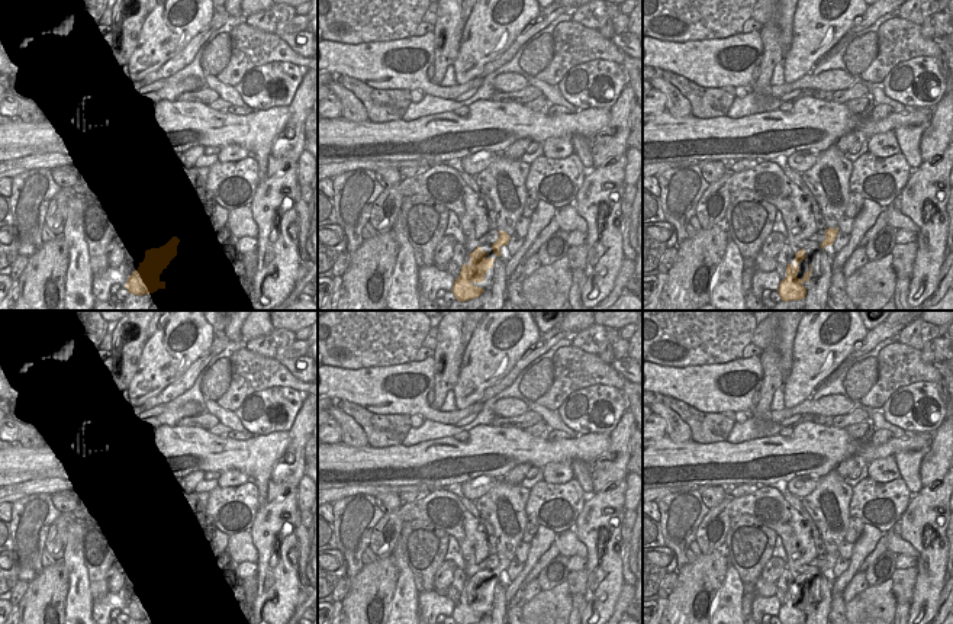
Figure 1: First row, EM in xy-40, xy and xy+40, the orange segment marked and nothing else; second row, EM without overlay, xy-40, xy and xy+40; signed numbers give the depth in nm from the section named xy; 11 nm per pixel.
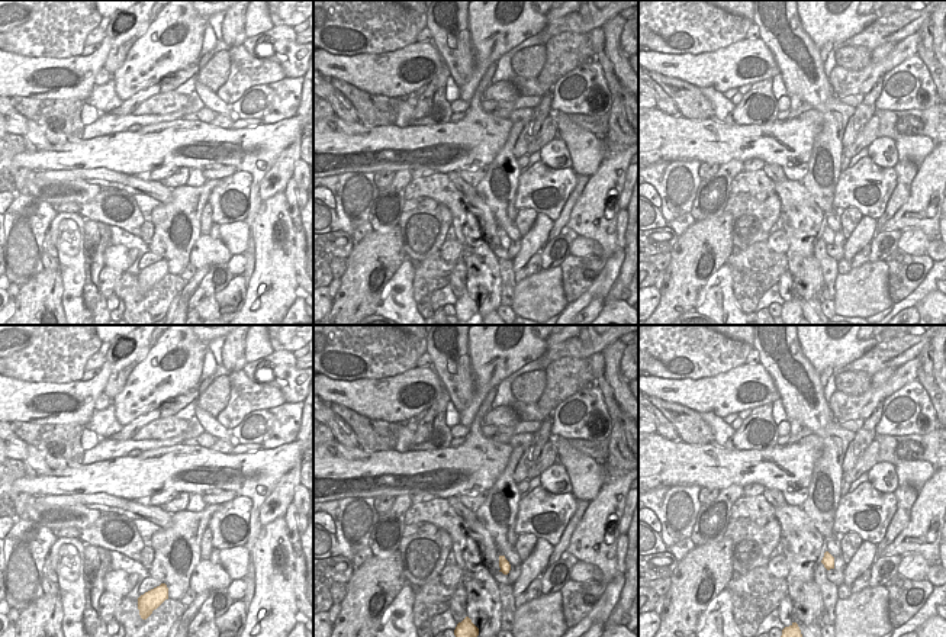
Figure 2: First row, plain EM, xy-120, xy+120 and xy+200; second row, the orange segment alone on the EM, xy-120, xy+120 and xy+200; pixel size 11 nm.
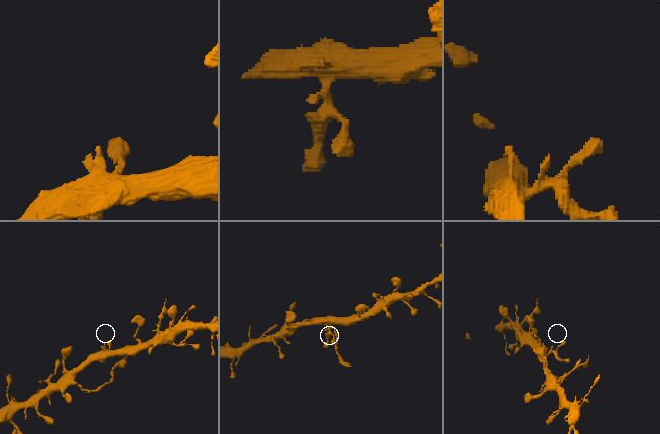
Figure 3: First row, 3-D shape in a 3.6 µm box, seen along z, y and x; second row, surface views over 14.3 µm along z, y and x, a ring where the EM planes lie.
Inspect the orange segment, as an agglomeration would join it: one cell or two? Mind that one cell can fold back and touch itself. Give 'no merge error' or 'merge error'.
no merge error

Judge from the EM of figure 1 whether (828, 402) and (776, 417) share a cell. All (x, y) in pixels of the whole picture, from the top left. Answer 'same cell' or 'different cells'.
same cell

